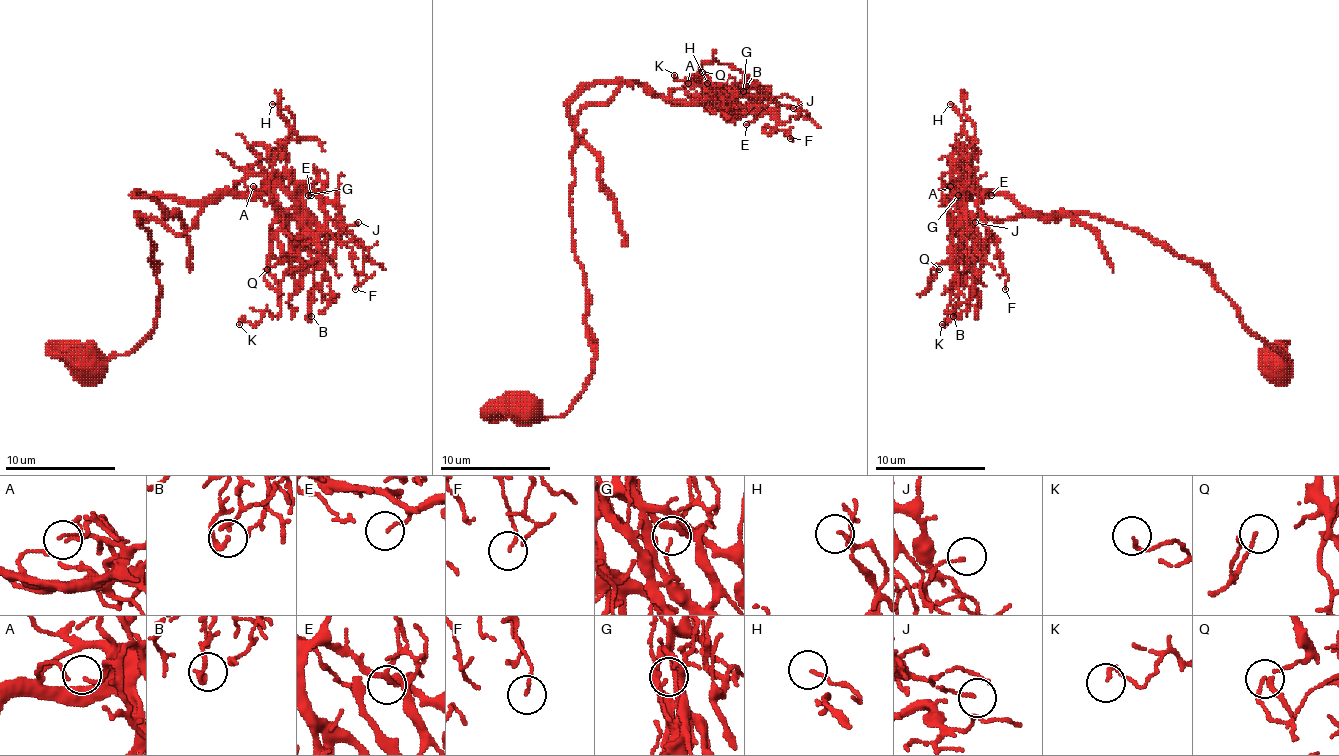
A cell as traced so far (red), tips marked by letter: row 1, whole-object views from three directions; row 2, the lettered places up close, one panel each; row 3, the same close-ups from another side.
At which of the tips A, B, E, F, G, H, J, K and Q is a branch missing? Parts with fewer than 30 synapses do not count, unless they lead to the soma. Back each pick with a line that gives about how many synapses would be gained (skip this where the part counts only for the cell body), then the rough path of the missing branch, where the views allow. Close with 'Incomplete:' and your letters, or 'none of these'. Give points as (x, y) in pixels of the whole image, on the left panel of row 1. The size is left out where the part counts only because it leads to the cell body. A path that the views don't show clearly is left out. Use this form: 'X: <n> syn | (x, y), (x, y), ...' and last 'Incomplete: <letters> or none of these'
Incomplete: none of these

